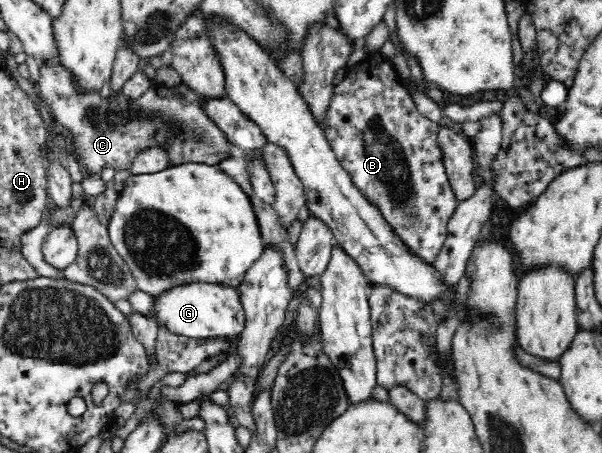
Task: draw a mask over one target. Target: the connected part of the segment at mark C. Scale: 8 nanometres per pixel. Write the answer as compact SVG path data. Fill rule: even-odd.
M39 64L39 96L49 105L55 123L62 130L69 132L73 153L78 159L84 175L101 174L105 168L113 168L116 172L130 170L133 159L147 149L161 149L166 152L169 165L206 164L219 168L219 164L227 158L240 158L243 152L227 139L225 131L217 125L217 121L209 118L203 110L204 97L191 90L181 82L173 86L154 84L138 97L131 98L121 91L111 92L109 98L101 96L101 90L83 91L77 77L61 64Z

